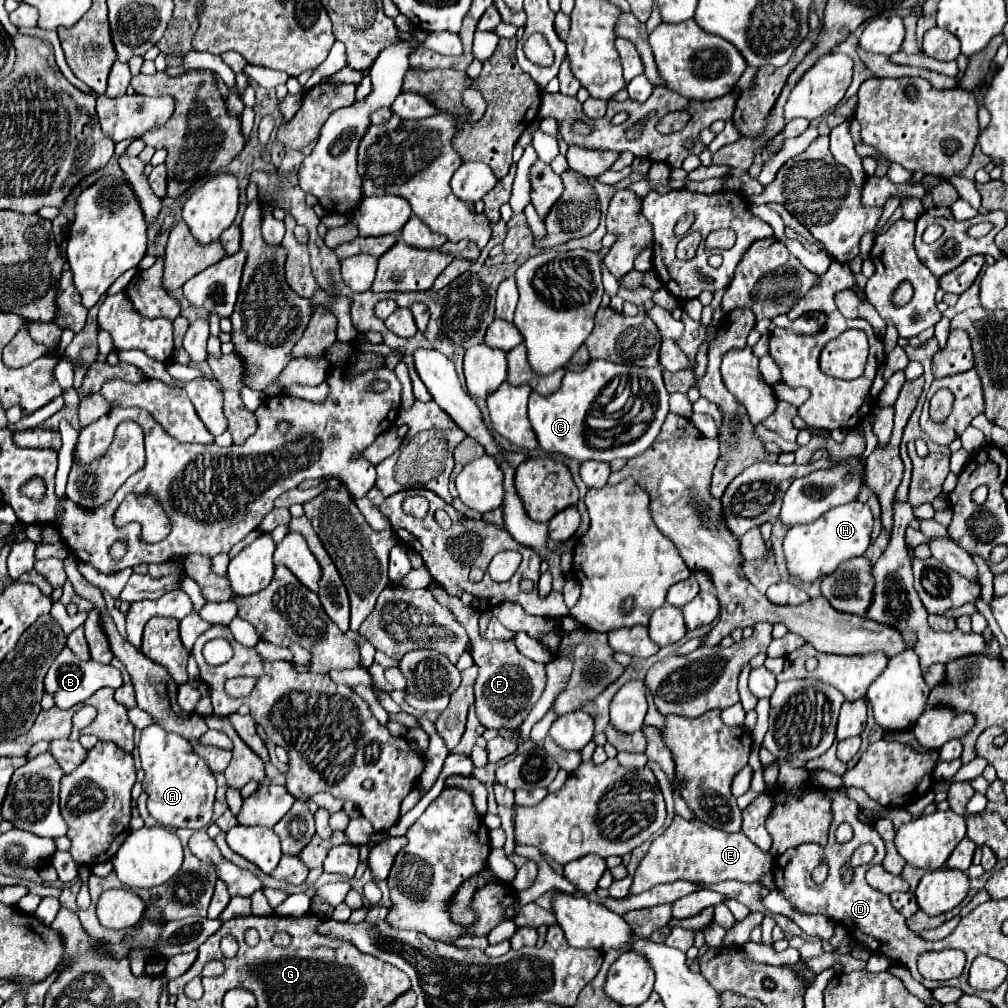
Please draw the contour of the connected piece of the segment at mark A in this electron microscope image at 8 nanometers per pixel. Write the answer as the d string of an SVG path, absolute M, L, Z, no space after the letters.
M158 726L142 728L138 745L141 768L146 772L142 788L148 794L150 816L170 828L192 828L206 826L212 818L216 780L206 762L194 754L188 740L178 734L170 734Z

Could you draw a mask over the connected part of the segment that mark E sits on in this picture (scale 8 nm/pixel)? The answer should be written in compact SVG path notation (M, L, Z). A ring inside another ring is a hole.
M676 816L672 824L652 842L648 854L640 862L628 896L636 896L650 890L656 884L676 882L676 880L708 884L734 878L742 882L758 882L762 876L772 872L772 866L774 858L770 856L770 852L762 852L742 832L728 834L724 830L708 826L698 818L684 820L682 816Z

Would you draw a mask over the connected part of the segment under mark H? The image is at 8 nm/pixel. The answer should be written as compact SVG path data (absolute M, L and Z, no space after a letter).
M848 502L824 512L816 522L794 526L784 538L784 558L788 574L802 584L812 584L832 574L842 562L862 556L870 544L872 514L862 502Z

